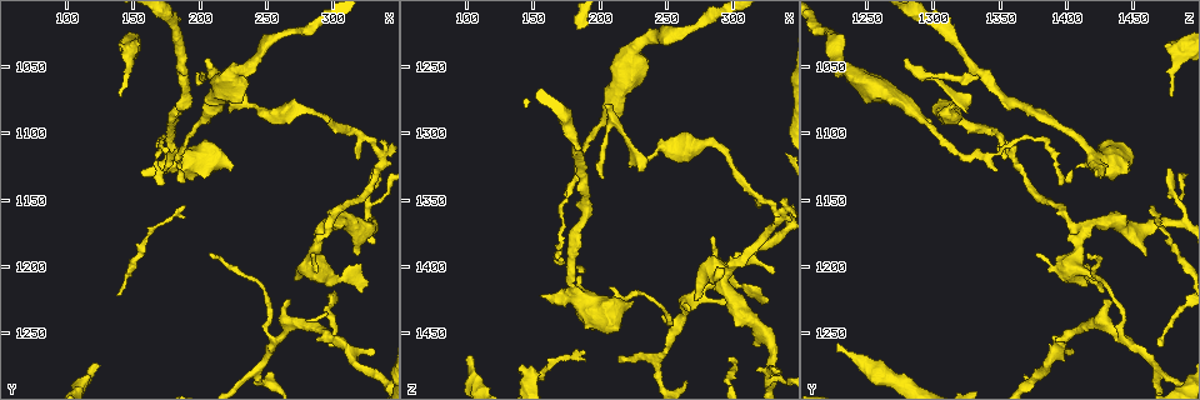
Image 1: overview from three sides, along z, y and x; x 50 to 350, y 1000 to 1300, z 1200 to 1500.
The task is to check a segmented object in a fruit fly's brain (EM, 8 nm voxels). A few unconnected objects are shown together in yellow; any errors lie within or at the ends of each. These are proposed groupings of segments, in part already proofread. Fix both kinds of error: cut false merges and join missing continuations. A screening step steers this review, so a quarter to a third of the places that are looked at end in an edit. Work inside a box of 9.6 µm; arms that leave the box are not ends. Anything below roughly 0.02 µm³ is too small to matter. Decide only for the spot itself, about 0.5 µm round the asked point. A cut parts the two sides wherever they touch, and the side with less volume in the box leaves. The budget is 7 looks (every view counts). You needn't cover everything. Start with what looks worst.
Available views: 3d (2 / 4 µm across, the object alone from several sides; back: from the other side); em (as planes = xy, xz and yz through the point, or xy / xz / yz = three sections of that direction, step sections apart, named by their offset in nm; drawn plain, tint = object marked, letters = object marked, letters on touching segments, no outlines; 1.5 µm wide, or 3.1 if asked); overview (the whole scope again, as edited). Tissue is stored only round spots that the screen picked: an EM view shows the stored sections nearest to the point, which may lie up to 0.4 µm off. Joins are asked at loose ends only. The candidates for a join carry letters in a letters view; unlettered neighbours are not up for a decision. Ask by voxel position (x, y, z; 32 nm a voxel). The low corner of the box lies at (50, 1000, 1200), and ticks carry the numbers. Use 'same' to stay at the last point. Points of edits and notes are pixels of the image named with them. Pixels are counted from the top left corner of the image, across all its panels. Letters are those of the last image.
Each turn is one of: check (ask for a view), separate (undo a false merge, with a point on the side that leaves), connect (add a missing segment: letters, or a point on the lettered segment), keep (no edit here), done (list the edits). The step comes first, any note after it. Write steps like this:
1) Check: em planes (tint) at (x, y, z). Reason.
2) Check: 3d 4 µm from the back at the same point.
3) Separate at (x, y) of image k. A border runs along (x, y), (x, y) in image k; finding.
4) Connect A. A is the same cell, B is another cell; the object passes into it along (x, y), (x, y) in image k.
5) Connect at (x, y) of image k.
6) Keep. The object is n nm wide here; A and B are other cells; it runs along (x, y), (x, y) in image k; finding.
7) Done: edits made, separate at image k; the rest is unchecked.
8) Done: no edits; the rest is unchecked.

Check: 3d 2 µm from the back at (142, 1072, 1478). Long arm stops here.

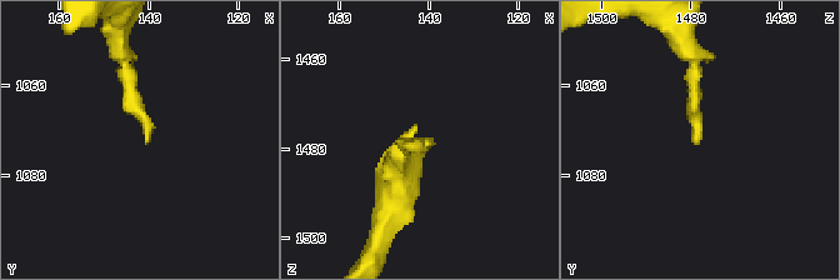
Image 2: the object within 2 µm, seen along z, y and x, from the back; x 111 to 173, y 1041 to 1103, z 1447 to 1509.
Check: em xy step 8 (letters) at (141, 1073, 1479). Now the EM.

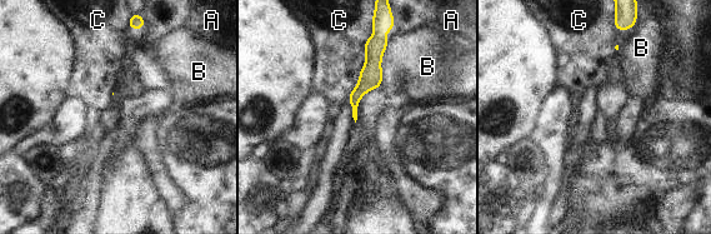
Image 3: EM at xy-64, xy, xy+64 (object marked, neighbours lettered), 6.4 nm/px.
Check: em planes (letters) at the same point. Cut it another way.

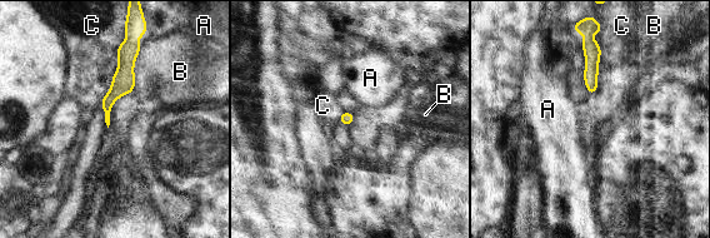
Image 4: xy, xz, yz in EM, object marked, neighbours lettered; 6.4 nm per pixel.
Keep. The longest contact is with C, 420 nm; A, B and C are other cells; it runs along (129, 55), (124, 80), (106, 108) in image 4; none of them fits.

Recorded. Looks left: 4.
Check: em xz step 4 (letters) at (282, 1190, 1378). Tapers out.

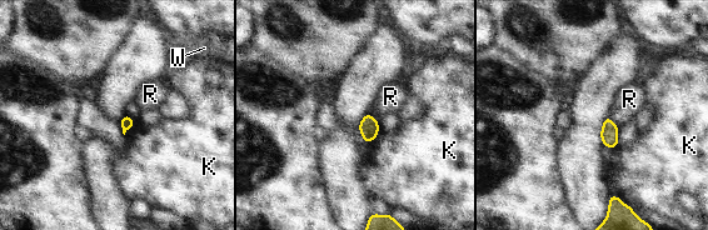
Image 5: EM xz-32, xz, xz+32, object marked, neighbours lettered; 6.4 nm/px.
Keep. The object is 80 nm wide here; the longest contact is with K, 120 nm; K, R and W are other cells; none of them fits.

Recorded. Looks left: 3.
Check: 3d 4 µm at (210, 1192, 1416). Tapers out.

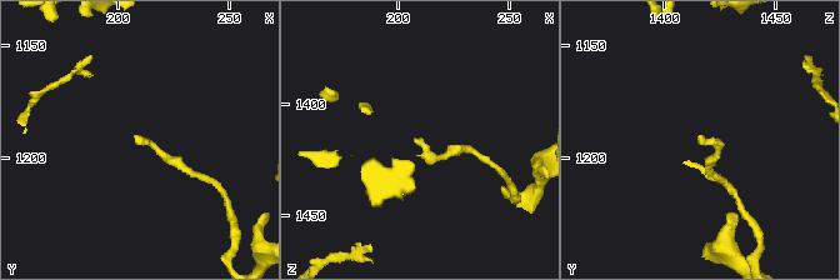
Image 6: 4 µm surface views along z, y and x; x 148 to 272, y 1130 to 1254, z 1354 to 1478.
Check: em planes (letters) at (211, 1191, 1415).

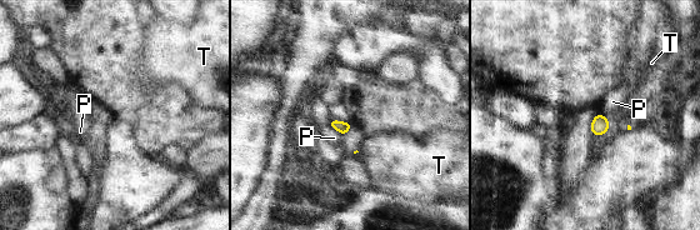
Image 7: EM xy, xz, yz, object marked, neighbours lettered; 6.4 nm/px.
Keep. P and T are other cells; none of them fits.

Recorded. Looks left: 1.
Done: no edits; the rest is unchecked.

